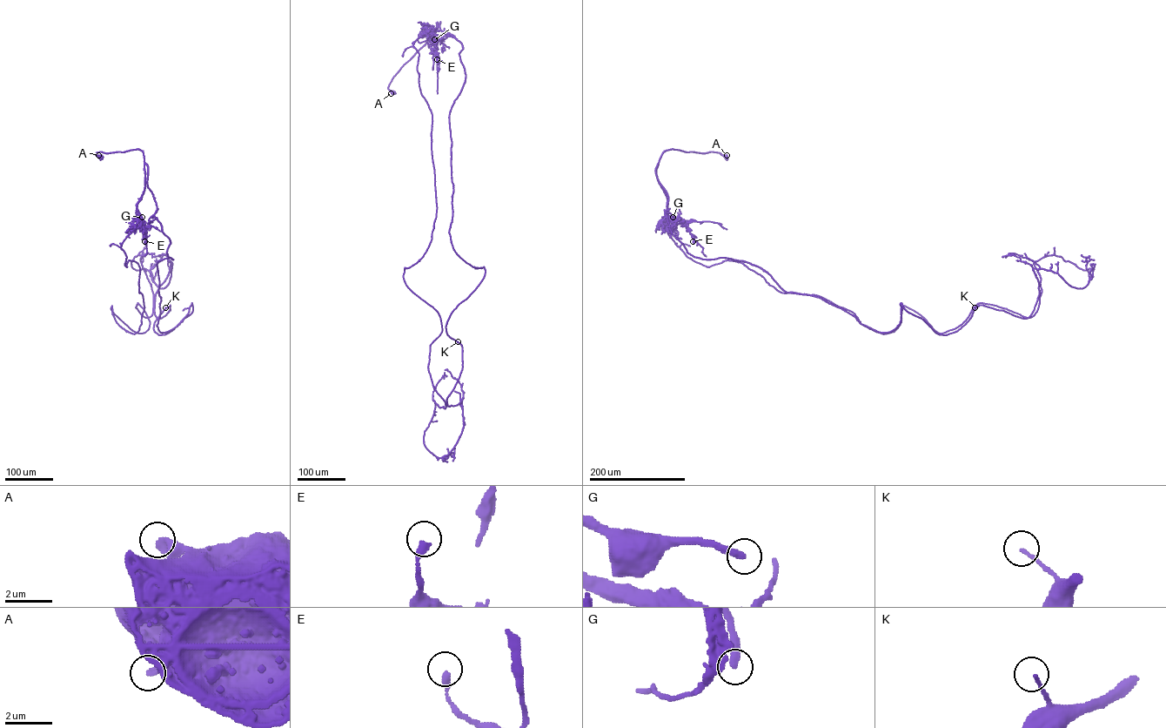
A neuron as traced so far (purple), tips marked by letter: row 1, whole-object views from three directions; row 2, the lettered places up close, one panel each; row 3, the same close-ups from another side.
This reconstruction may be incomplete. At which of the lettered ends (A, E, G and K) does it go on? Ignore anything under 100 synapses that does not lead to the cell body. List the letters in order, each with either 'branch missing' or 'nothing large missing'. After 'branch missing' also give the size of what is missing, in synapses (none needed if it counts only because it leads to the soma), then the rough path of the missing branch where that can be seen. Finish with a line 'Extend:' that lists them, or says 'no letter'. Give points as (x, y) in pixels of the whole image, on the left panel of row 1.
A: nothing large missing
E: nothing large missing
G: branch missing; 130 synapses; course (142, 217), (138, 216), (136, 207), (141, 199)
K: nothing large missing
Extend: G

